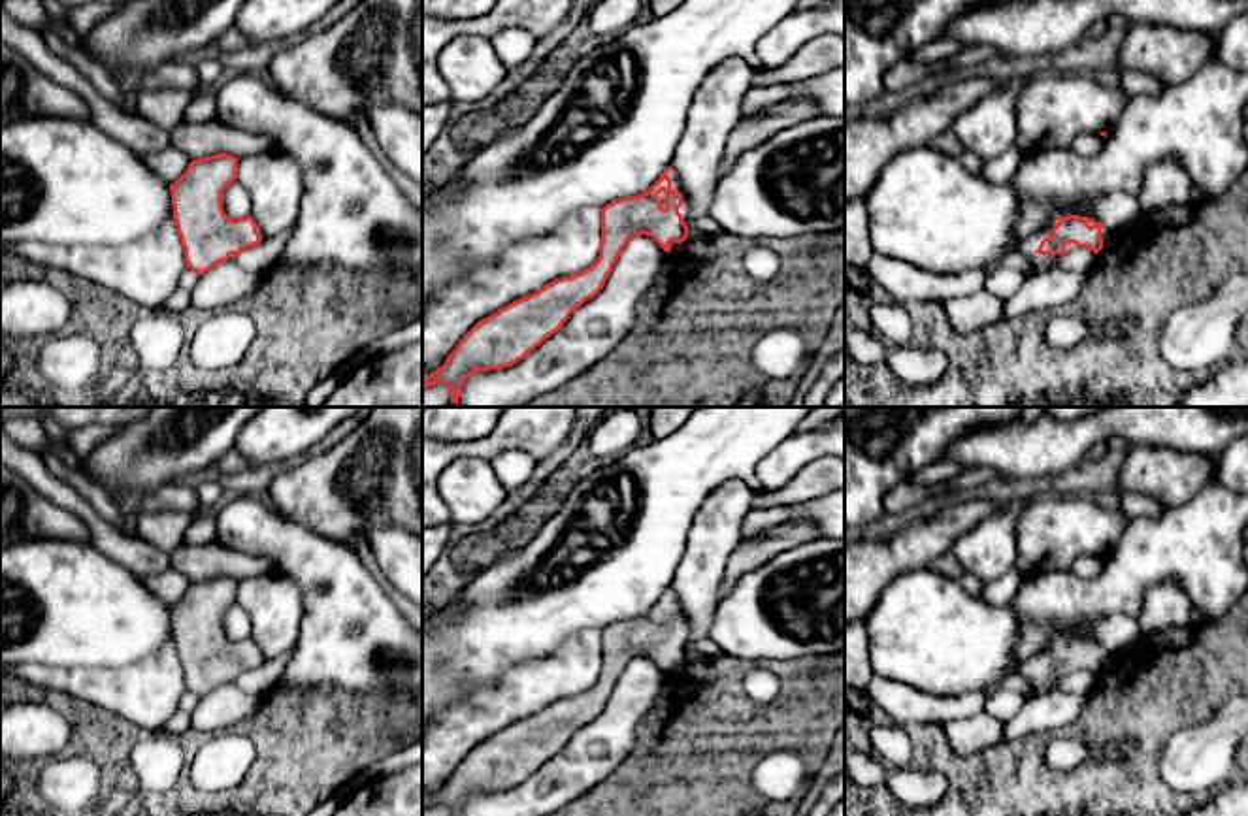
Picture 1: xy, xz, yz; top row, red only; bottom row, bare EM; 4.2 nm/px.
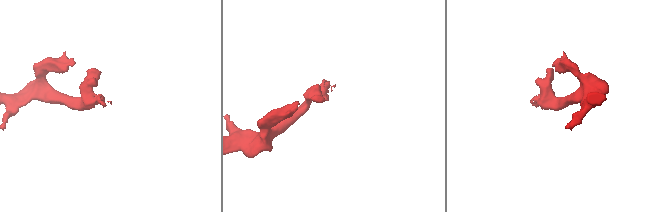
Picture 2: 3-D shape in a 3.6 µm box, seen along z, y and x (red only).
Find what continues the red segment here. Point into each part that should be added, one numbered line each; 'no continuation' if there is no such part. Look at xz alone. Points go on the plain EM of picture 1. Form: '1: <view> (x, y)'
1: xz (675, 607)

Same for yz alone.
1: yz (1030, 668)

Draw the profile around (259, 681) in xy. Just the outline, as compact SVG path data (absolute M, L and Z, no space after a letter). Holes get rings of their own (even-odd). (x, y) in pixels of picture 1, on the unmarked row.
M294 648L279 658L264 660L258 667L241 673L236 686L253 695L268 694L288 665Z

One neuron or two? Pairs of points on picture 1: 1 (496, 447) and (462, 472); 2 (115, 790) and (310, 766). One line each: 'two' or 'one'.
1: two
2: one

